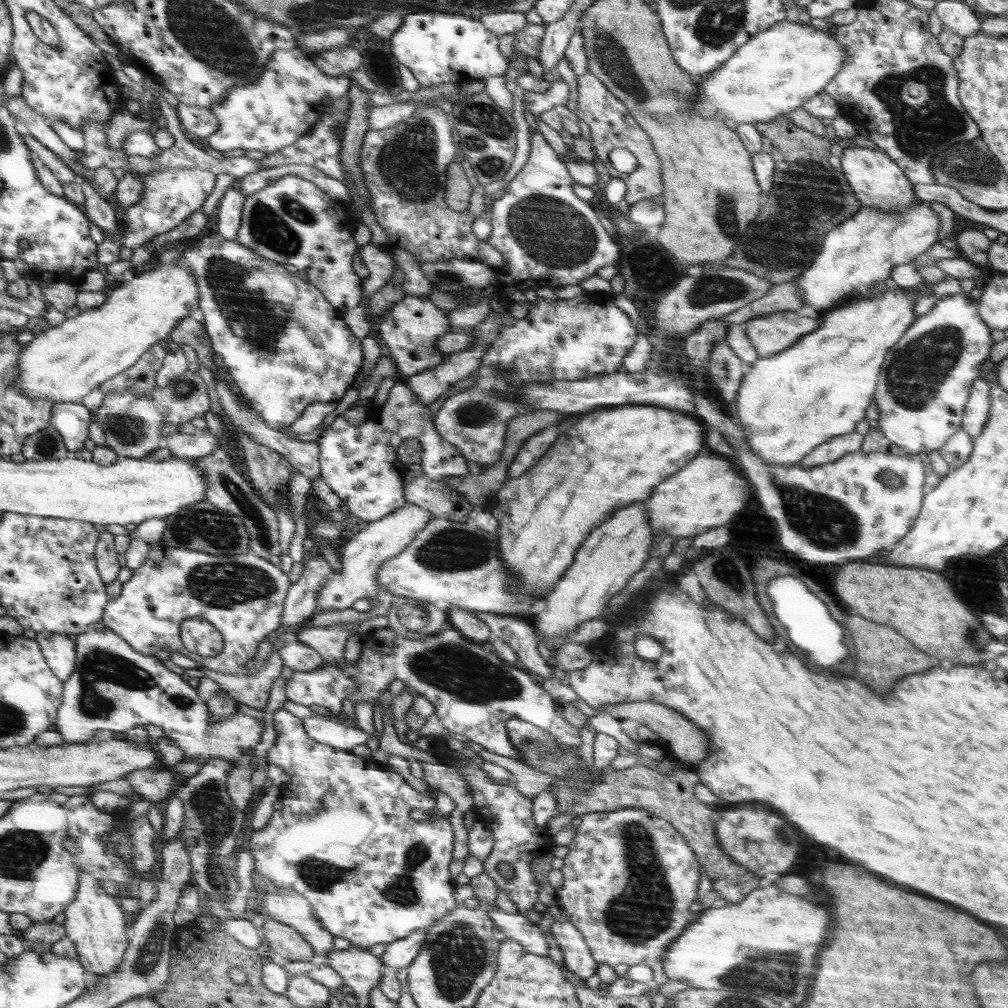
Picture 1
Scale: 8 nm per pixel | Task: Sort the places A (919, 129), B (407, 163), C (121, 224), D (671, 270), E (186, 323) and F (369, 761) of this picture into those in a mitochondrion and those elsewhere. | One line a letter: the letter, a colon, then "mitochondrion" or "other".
A: mitochondrion
B: mitochondrion
C: other
D: mitochondrion
E: other
F: other

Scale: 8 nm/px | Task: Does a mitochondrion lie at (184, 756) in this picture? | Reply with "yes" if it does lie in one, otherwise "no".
no

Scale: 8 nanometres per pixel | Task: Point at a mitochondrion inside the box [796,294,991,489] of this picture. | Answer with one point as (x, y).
(912, 378)

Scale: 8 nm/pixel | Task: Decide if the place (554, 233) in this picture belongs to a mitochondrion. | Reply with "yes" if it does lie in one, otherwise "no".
yes

